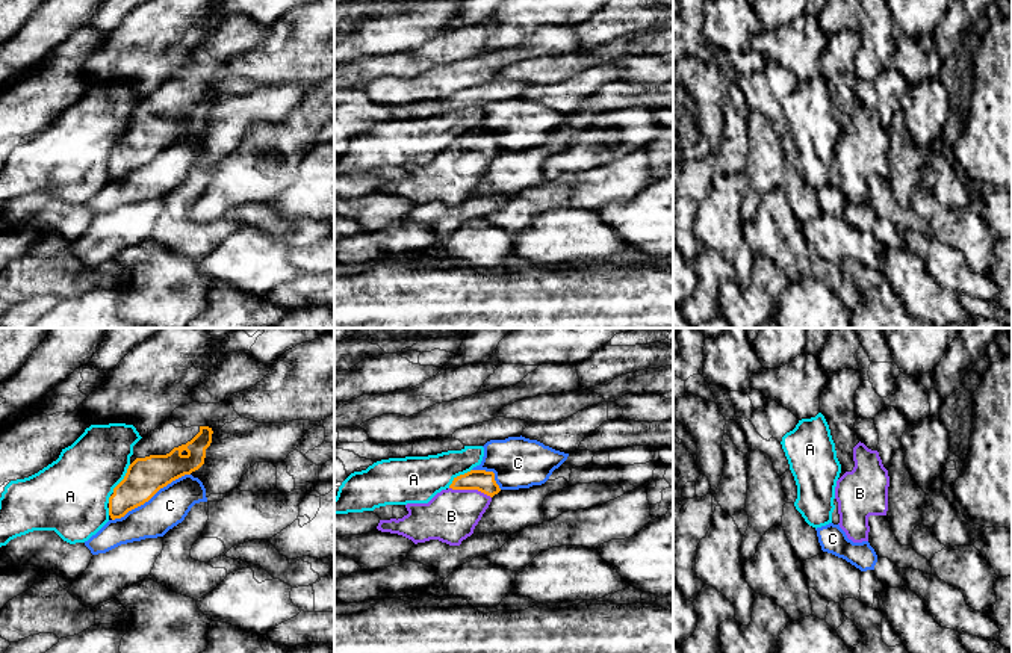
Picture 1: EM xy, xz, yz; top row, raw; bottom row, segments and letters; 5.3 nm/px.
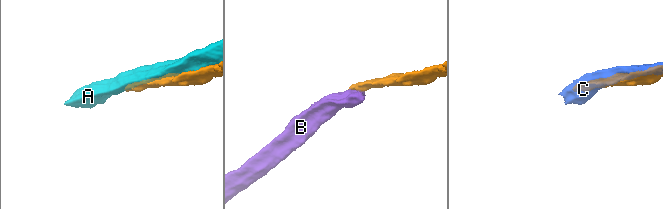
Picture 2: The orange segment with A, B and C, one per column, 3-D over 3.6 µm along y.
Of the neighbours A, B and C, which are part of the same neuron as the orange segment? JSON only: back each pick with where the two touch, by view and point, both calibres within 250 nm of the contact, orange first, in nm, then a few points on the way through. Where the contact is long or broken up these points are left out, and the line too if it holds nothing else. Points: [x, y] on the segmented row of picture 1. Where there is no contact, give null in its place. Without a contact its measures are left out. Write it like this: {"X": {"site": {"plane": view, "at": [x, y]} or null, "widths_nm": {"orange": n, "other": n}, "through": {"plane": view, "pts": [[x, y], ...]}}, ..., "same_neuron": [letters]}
{"B": {"site": {"plane": "xz", "at": [471, 488]}, "widths_nm": {"orange": 120, "other": 280}, "through": {"plane": "xz", "pts": [[483, 481], [471, 488], [466, 501], [451, 516]]}}, "same_neuron": ["B"]}

